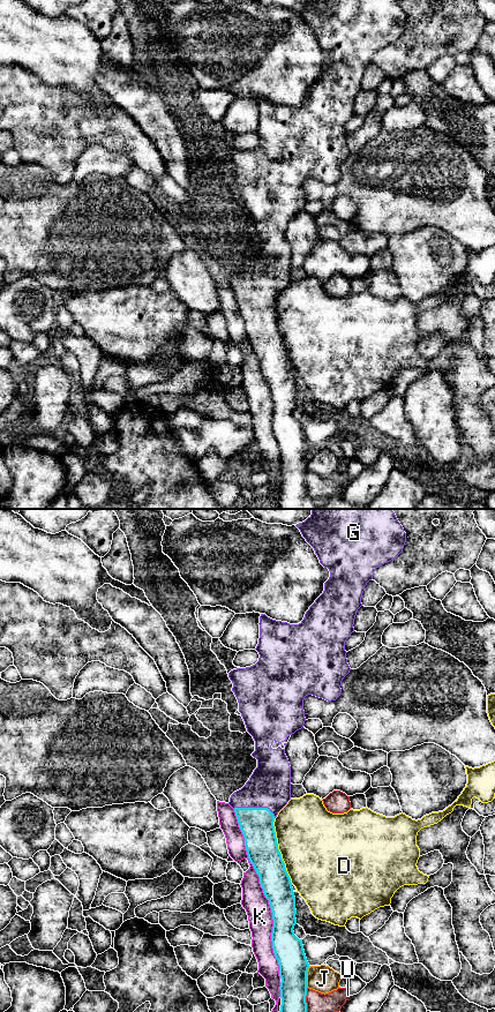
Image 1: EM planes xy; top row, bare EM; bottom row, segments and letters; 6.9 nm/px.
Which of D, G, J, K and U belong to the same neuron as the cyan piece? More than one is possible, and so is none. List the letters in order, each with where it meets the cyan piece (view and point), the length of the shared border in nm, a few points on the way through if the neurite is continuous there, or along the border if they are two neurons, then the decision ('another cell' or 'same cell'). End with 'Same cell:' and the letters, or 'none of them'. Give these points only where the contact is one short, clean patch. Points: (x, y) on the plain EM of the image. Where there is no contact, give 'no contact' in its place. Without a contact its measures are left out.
D: meets cyan in xy at (278, 334); contact 480 nm long; another cell
G: meets cyan in xy at (255, 291); contact 300 nm long; runs through xy (256, 307), (255, 291), (269, 269); same cell
J: meets cyan in xy at (306, 459); contact 150 nm long; border along xy (309, 449), (307, 470); another cell
K: meets cyan in xy at (263, 375); contact 1200 nm long; another cell
U: meets cyan in xy at (306, 488); contact 240 nm long; border along xy (307, 470), (306, 494), (312, 500), (319, 502); another cell
Same cell: G

